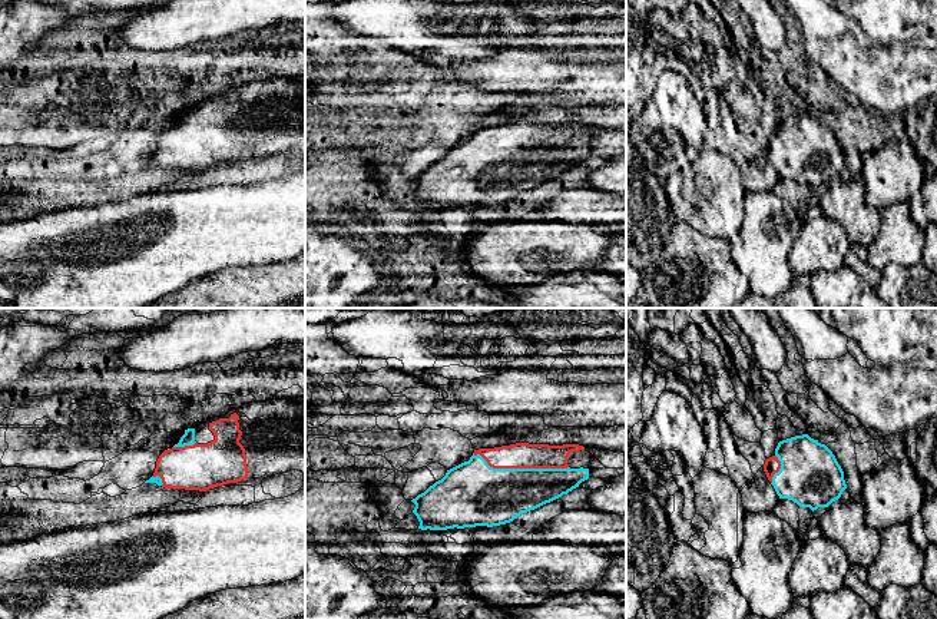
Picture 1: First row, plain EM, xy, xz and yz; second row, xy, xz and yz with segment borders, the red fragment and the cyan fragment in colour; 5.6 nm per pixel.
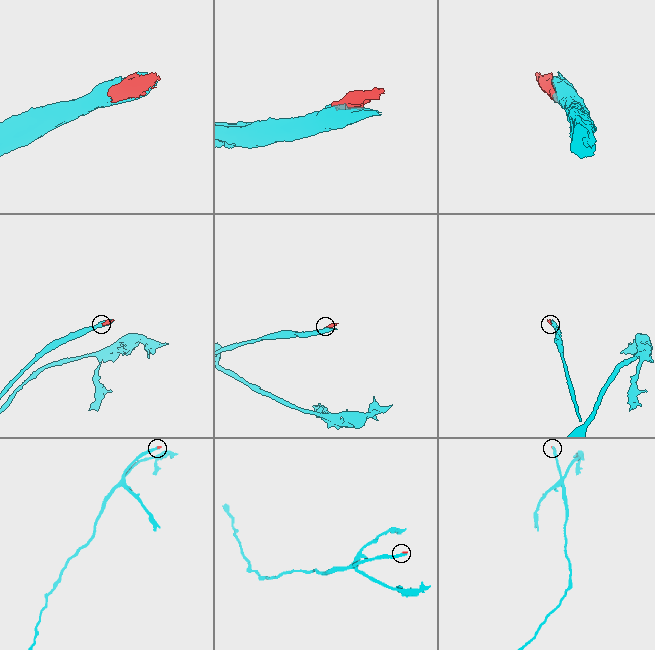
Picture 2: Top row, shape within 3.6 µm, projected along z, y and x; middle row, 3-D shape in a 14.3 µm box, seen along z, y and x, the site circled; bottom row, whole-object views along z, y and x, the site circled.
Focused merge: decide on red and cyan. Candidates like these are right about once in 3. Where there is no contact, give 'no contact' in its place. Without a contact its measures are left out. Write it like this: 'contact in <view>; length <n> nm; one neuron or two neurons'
contact in xz; length 550 nm; one neuron

